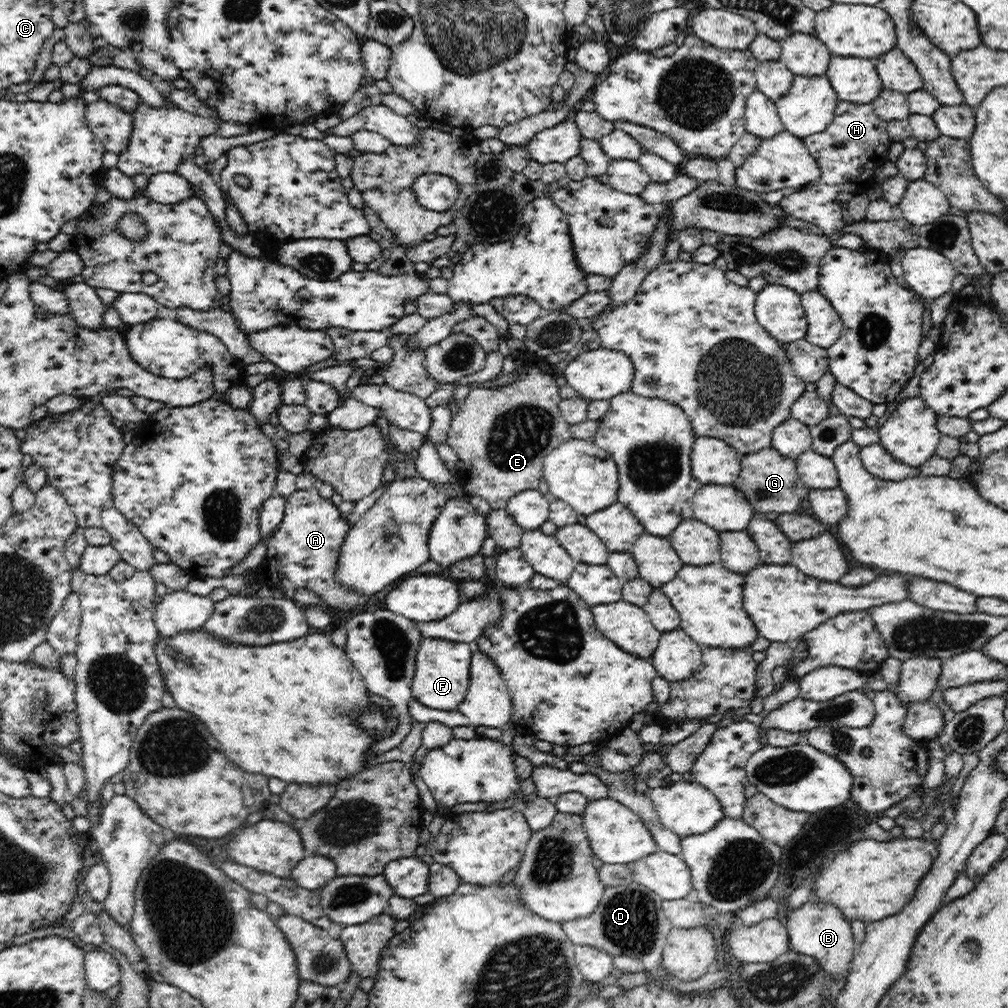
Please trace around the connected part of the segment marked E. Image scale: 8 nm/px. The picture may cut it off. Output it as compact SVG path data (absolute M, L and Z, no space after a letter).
M527 348L517 357L522 364L514 370L513 381L502 386L473 387L470 390L458 412L453 414L446 440L464 464L459 476L466 495L478 494L492 509L505 509L515 494L538 489L538 480L543 476L544 457L572 438L570 424L558 412L562 397L553 366L545 358L537 358Z

